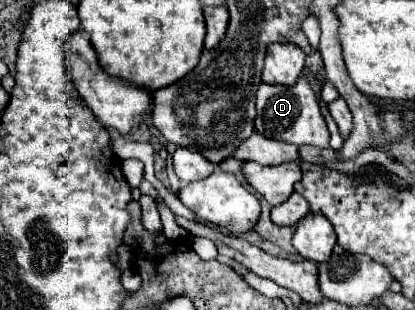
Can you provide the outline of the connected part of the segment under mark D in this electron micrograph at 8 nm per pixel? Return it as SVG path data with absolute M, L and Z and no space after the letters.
M300 76L294 86L262 84L256 94L256 110L258 110L258 114L256 114L258 134L272 138L272 140L296 144L296 146L310 144L316 148L328 148L330 132L328 132L328 126L320 114L318 98L304 76Z

